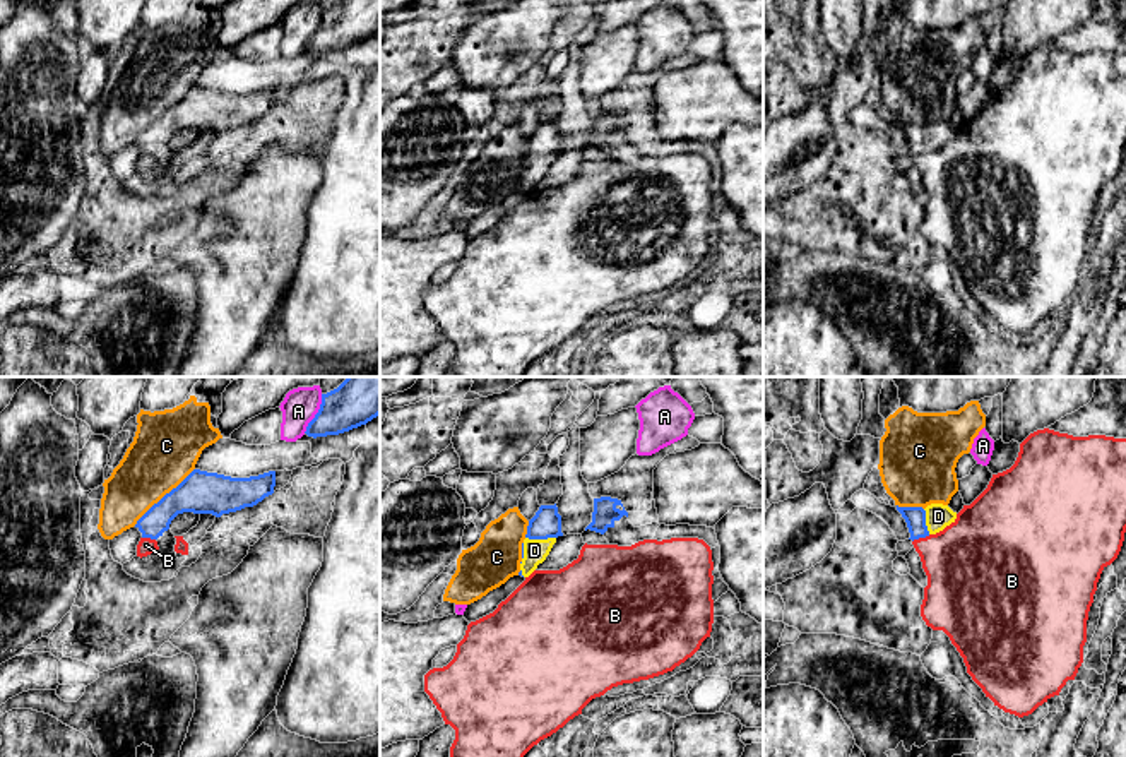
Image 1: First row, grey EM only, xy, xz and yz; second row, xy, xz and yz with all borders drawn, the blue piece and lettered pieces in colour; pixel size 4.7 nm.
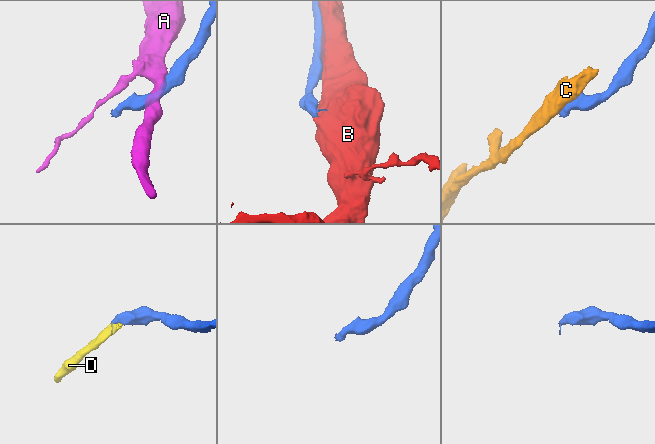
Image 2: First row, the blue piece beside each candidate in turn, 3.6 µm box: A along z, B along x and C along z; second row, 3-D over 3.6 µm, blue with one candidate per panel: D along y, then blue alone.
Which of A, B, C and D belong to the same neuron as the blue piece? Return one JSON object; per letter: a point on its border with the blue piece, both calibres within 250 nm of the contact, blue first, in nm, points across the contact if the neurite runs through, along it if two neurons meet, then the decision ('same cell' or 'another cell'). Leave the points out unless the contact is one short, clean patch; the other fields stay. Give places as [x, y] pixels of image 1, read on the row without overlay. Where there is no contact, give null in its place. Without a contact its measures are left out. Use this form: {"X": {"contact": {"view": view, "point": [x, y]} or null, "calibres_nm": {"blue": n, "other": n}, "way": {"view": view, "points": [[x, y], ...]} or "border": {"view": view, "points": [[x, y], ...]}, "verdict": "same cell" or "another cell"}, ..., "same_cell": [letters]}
{"A": {"contact": {"view": "xy", "point": [317, 29]}, "calibres_nm": {"blue": 200, "other": 160}, "verdict": "another cell"}, "B": {"contact": {"view": "yz", "point": [921, 153]}, "calibres_nm": {"blue": 100, "other": 380}, "verdict": "another cell"}, "C": {"contact": {"view": "xy", "point": [165, 112]}, "calibres_nm": {"blue": 200, "other": 320}, "verdict": "another cell"}, "D": {"contact": {"view": "xz", "point": [541, 154]}, "calibres_nm": {"blue": 140, "other": 110}, "way": {"view": "xz", "points": [[546, 139], [541, 154], [534, 166]]}, "verdict": "same cell"}, "same_cell": ["D"]}

